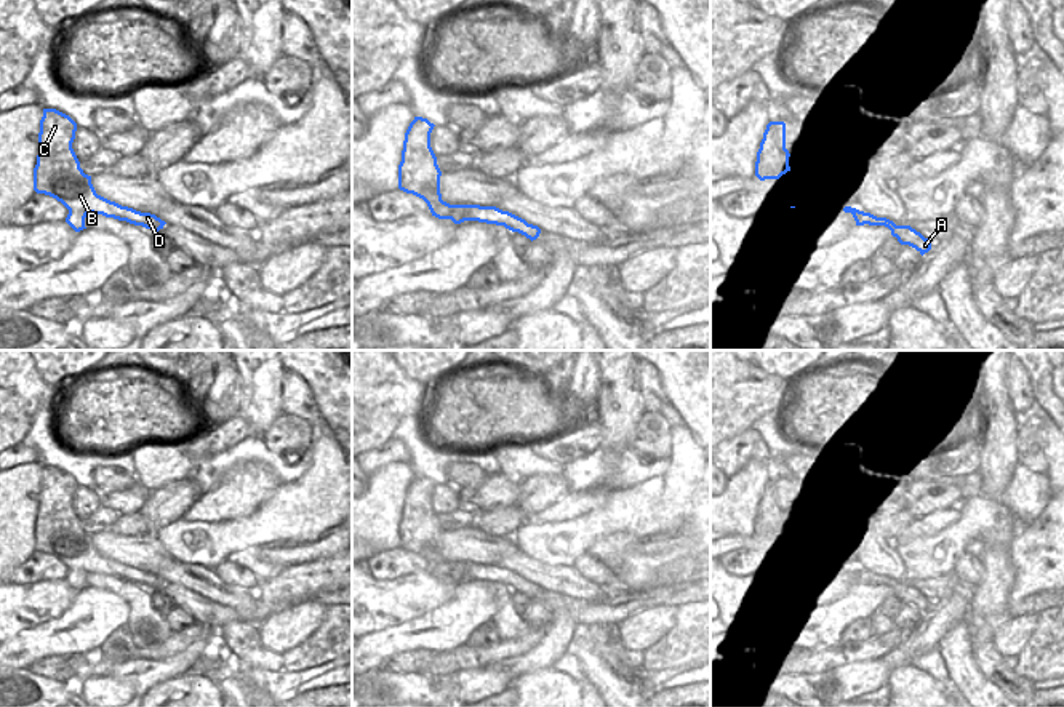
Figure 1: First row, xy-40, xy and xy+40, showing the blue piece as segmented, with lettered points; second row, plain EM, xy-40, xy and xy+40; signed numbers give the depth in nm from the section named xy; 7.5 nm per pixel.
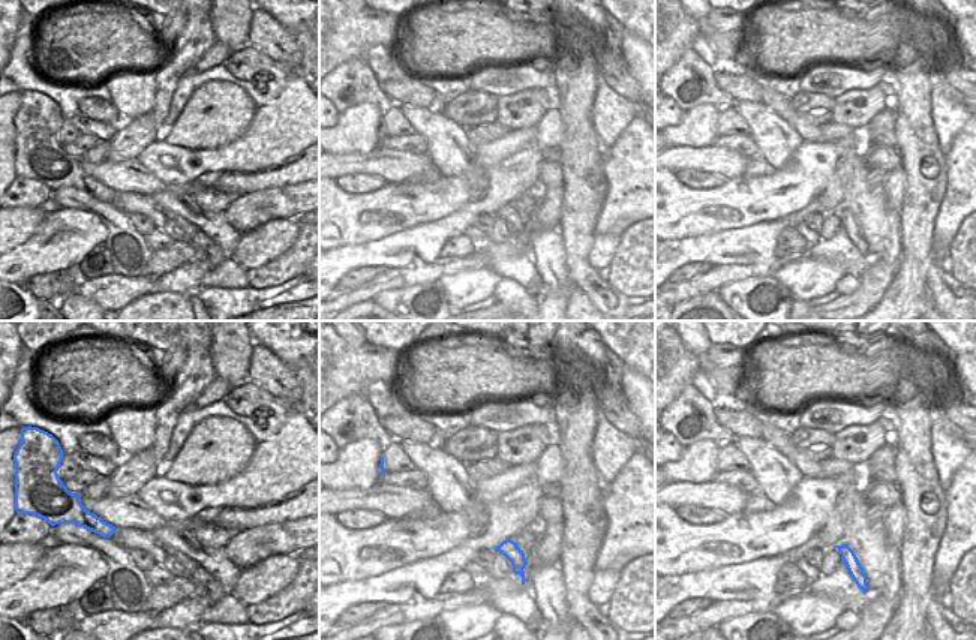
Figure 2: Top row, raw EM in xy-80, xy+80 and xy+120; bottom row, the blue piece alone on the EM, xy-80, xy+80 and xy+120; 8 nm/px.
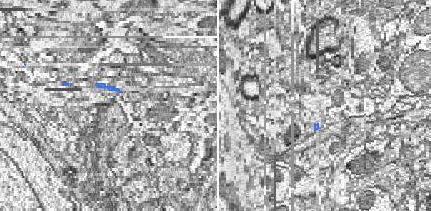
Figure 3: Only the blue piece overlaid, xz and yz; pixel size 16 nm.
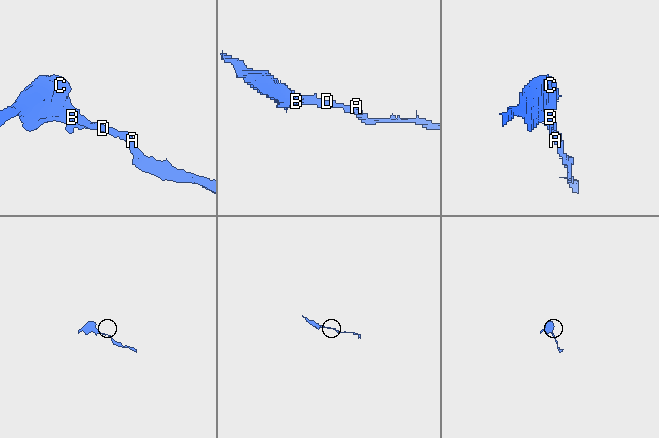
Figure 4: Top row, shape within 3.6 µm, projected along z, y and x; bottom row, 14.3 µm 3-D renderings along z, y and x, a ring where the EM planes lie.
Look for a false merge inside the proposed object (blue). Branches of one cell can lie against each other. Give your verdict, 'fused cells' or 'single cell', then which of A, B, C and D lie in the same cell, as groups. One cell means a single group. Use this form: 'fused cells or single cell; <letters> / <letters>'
single cell; A B C D

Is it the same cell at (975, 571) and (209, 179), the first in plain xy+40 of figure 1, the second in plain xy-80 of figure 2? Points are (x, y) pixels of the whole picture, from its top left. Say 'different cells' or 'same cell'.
different cells

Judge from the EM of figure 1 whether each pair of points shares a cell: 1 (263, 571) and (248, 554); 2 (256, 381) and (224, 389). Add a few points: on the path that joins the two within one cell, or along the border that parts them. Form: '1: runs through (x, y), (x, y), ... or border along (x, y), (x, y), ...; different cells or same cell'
1: runs through (258, 567), (250, 559); same cell
2: border along (234, 367), (240, 389), (239, 413); different cells

